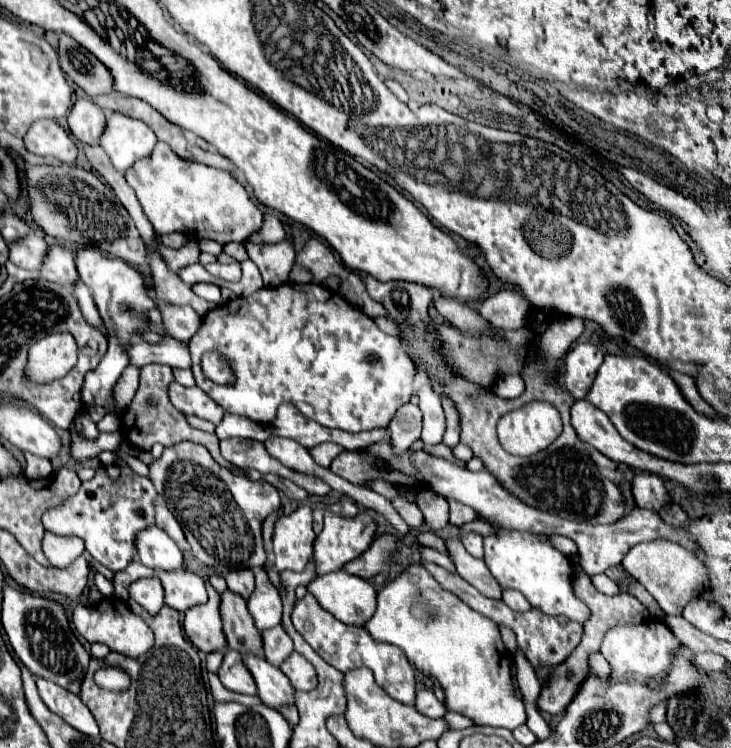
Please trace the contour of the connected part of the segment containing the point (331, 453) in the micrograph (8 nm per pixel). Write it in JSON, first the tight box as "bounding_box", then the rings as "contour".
{"bounding_box":[309,442,343,466],"contour":[[[323,442],[321,446],[315,446],[315,448],[311,448],[309,452],[311,452],[311,456],[315,458],[317,464],[321,464],[321,466],[329,466],[331,460],[333,460],[337,454],[341,454],[343,450],[341,450],[341,446],[333,444],[333,442],[329,442],[329,444]]]}

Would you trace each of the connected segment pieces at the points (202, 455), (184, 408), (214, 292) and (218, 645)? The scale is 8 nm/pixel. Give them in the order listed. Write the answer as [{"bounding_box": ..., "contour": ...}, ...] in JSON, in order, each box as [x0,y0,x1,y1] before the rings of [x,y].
[{"bounding_box":[149,442,281,570],"contour":[[[179,442],[177,446],[165,448],[161,458],[153,460],[149,464],[149,478],[159,492],[161,498],[165,498],[165,504],[169,506],[171,514],[181,524],[187,542],[191,544],[193,556],[201,560],[207,566],[213,566],[217,570],[241,570],[241,568],[261,568],[265,564],[265,550],[261,540],[261,524],[267,514],[279,510],[281,500],[277,488],[269,486],[269,482],[261,480],[249,480],[243,474],[233,474],[231,470],[219,466],[213,462],[213,456],[205,446],[197,442]]]},{"bounding_box":[169,382,225,424],"contour":[[[171,382],[169,384],[169,400],[185,416],[195,414],[195,416],[199,416],[203,420],[211,420],[213,424],[219,424],[223,414],[225,414],[221,410],[221,406],[217,406],[217,402],[213,402],[209,396],[205,396],[199,390],[199,386],[185,388],[185,386],[177,384],[177,382]]]},{"bounding_box":[193,284,221,305],"contour":[[[195,284],[195,286],[193,286],[193,292],[195,292],[199,298],[203,298],[203,300],[207,300],[214,305],[218,305],[219,300],[221,300],[219,286],[215,286],[215,284]]]},{"bounding_box":[183,584,225,654],"contour":[[[207,584],[209,602],[201,606],[193,606],[193,610],[185,612],[183,630],[187,638],[197,646],[201,652],[211,654],[217,650],[225,650],[225,634],[221,630],[221,618],[219,618],[219,594]]]}]

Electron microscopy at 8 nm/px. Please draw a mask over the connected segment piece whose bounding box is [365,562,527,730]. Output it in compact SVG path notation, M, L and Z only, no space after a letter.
M423 562L409 564L409 570L401 572L395 580L381 588L377 596L377 610L365 624L365 630L379 642L391 642L399 646L417 670L435 678L445 692L447 710L471 718L477 726L501 726L513 730L515 726L525 724L525 704L517 698L513 684L513 654L505 648L499 626L439 586L439 582L425 570Z

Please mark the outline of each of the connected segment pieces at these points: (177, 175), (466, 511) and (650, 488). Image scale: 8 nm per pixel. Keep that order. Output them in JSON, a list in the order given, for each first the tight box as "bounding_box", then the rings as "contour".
[{"bounding_box":[125,142,263,244],"contour":[[[157,142],[149,158],[137,160],[125,172],[127,184],[135,190],[143,212],[159,236],[181,232],[191,238],[211,238],[221,244],[245,242],[249,234],[261,230],[263,212],[249,198],[247,190],[225,170],[183,160],[165,142]]]},{"bounding_box":[447,498,485,527],"contour":[[[447,498],[450,507],[449,522],[461,527],[462,524],[470,523],[476,520],[485,520],[478,512],[470,506],[461,504],[452,498]]]},{"bounding_box":[633,472,669,510],"contour":[[[637,472],[633,476],[633,496],[637,506],[649,510],[661,510],[669,502],[665,480],[649,472]]]}]

